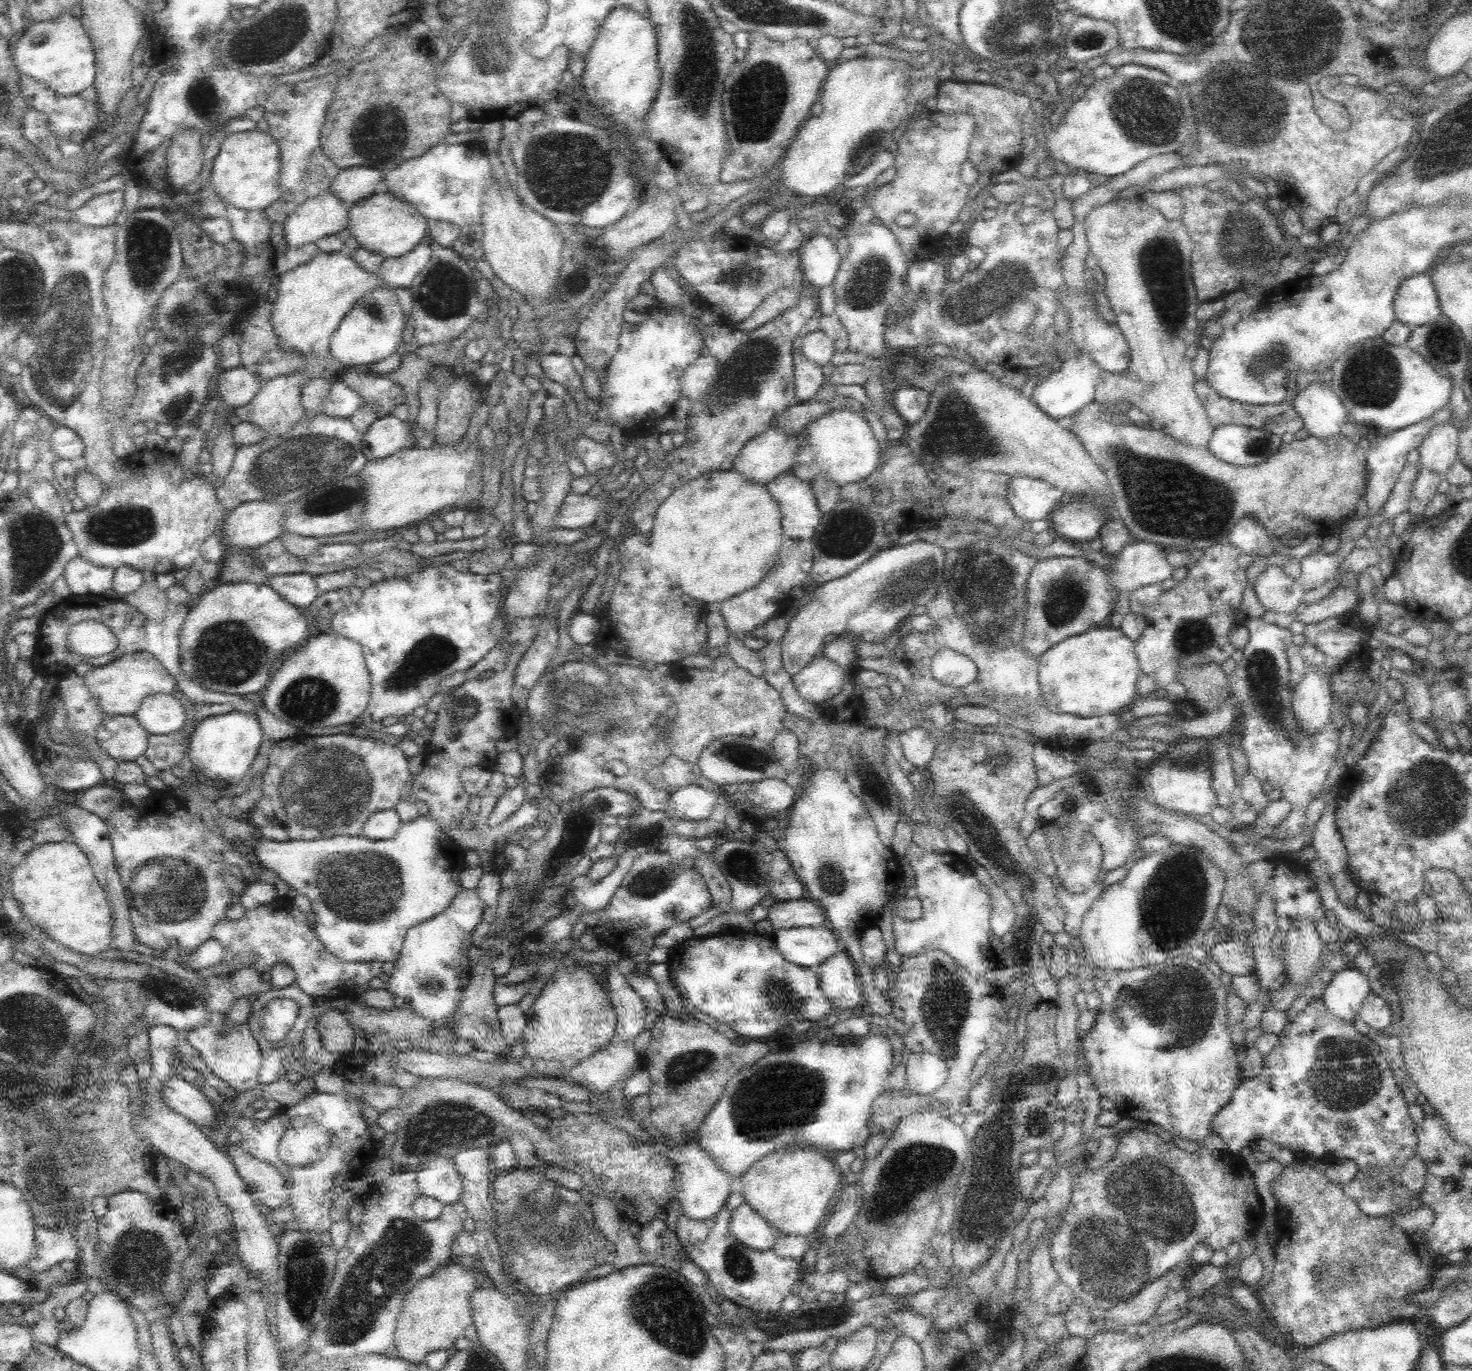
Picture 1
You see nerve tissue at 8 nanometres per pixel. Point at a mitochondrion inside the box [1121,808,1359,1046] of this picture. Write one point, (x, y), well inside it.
(1173, 901)

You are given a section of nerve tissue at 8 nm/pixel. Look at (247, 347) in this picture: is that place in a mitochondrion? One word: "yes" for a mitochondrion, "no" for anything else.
no

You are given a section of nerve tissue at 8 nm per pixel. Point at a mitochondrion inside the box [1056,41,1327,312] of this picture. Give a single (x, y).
(1231, 103)

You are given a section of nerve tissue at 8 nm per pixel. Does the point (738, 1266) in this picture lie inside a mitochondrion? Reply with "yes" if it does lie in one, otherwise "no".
yes

